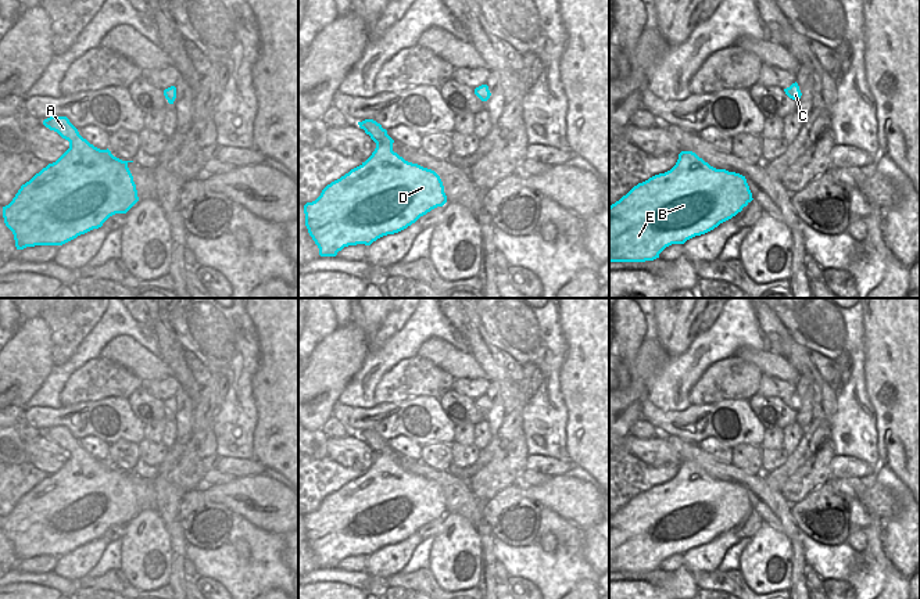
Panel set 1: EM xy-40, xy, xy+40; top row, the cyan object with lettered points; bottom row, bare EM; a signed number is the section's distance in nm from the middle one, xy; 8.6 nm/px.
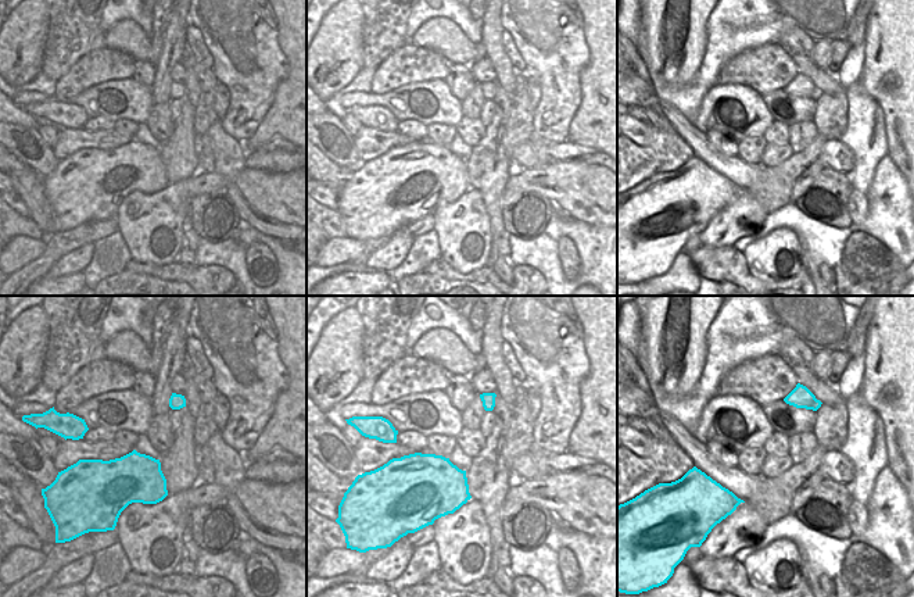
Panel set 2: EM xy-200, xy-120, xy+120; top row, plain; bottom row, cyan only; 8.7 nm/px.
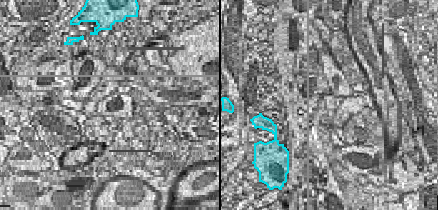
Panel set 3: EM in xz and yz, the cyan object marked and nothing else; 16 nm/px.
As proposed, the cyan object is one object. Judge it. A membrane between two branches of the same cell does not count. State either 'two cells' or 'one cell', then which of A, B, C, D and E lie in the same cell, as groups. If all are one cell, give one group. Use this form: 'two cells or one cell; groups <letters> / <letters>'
one cell; groups A B C D E

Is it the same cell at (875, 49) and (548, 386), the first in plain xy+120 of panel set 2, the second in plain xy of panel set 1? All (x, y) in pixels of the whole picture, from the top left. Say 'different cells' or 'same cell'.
different cells

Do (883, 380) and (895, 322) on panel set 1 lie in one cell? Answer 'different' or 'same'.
same

